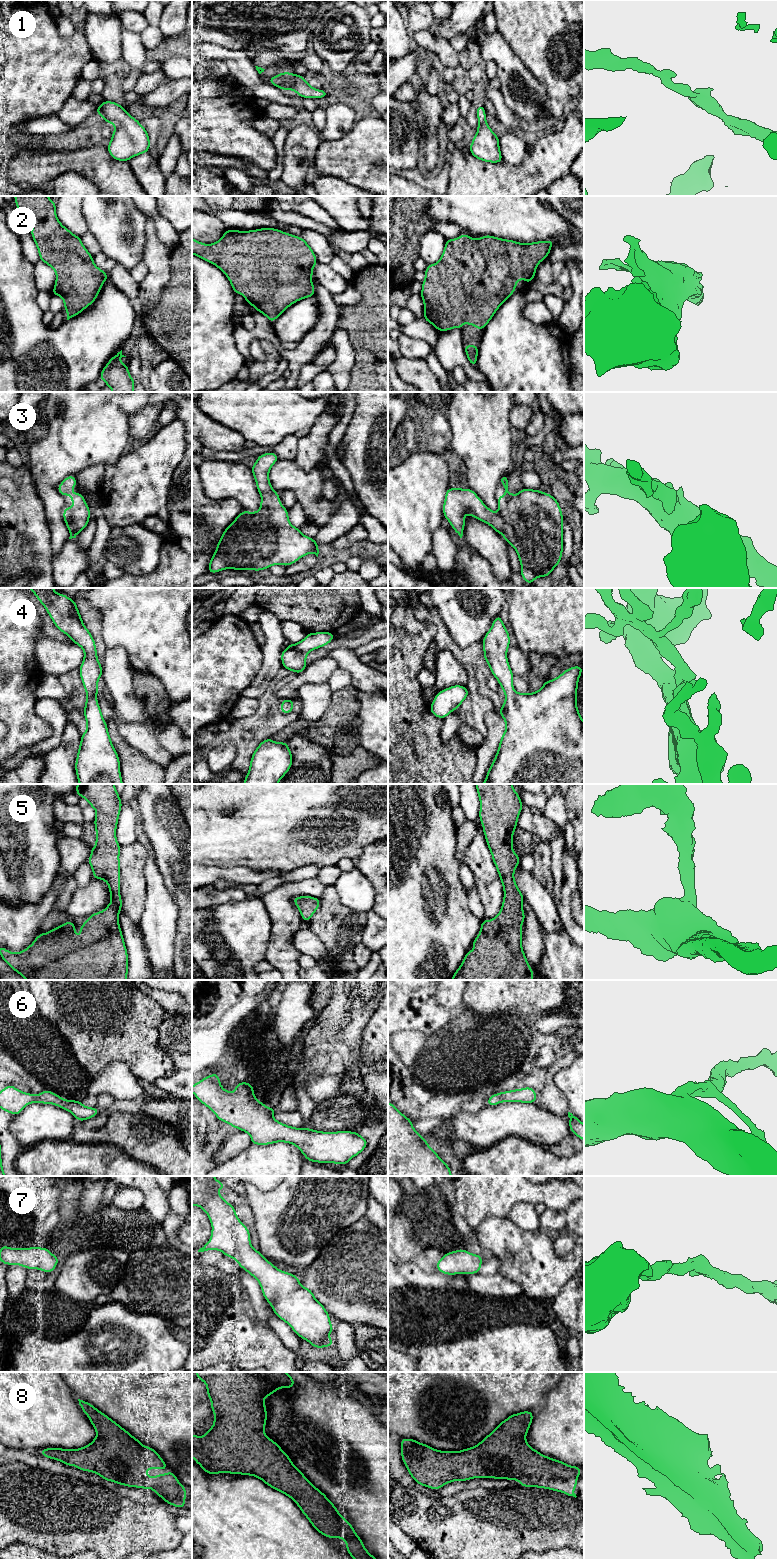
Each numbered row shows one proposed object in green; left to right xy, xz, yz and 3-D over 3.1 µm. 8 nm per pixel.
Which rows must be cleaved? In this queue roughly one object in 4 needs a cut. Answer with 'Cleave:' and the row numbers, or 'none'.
Cleave: none

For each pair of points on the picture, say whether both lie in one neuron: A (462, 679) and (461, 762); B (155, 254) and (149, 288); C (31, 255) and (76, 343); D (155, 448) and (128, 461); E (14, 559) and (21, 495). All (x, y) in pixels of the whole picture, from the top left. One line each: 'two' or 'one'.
A: two
B: one
C: two
D: one
E: one

